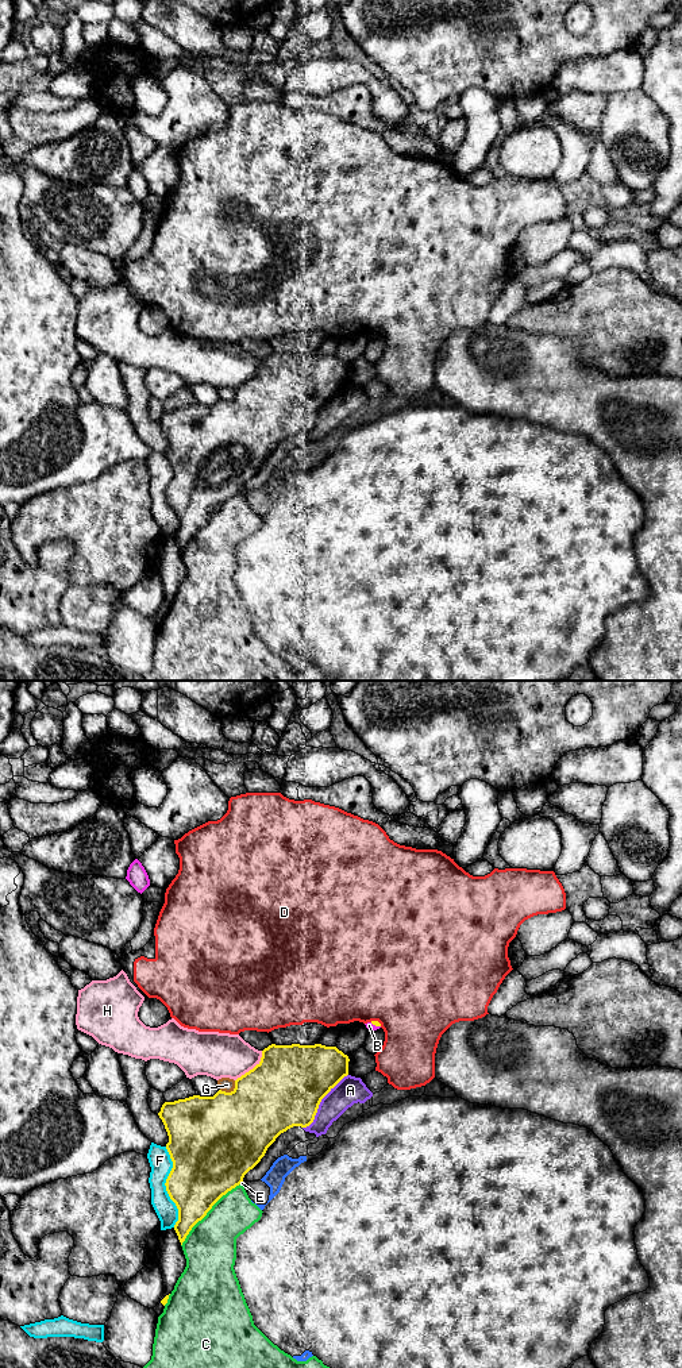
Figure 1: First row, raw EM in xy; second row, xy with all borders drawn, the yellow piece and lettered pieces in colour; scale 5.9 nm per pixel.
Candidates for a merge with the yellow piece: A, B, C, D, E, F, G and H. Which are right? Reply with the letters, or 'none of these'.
none of these

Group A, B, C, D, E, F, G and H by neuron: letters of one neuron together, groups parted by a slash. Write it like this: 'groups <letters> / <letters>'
groups A / B / C / D / E / F / G / H

